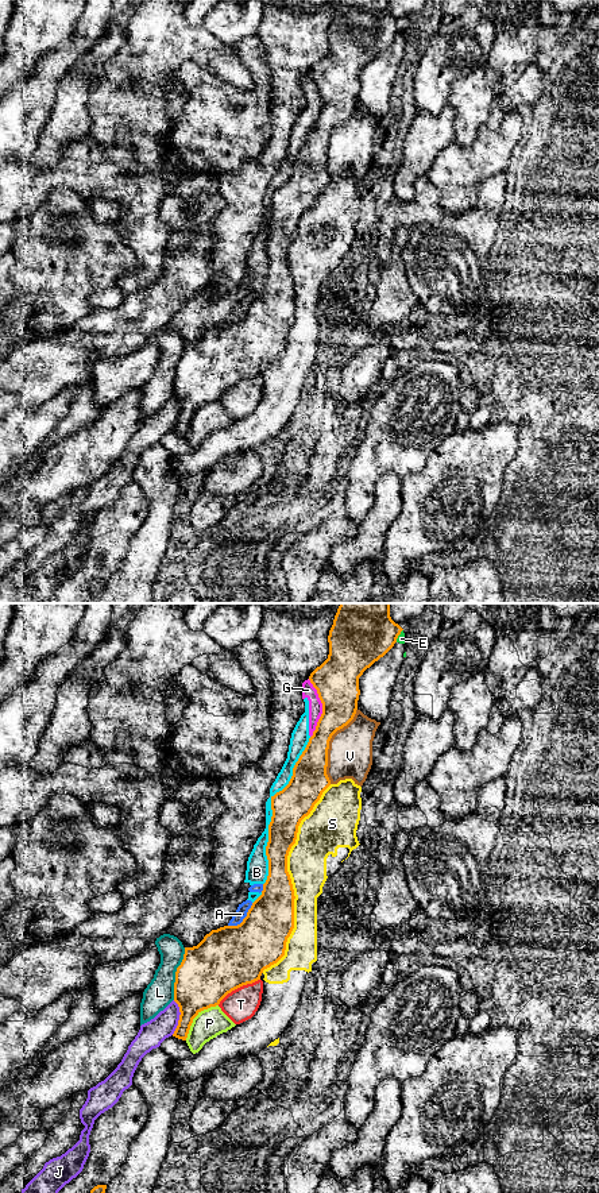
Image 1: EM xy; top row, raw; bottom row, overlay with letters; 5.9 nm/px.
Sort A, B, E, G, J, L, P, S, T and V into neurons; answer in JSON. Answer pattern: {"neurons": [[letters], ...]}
{"neurons": [["A", "B", "G"], ["E"], ["J"], ["L"], ["P"], ["S"], ["T"], ["V"]]}

